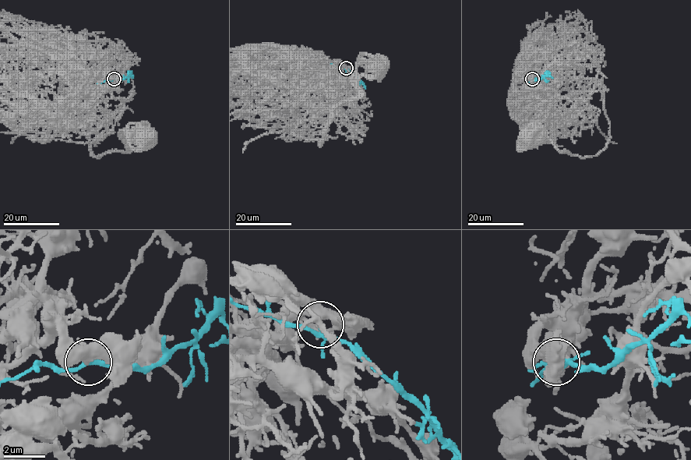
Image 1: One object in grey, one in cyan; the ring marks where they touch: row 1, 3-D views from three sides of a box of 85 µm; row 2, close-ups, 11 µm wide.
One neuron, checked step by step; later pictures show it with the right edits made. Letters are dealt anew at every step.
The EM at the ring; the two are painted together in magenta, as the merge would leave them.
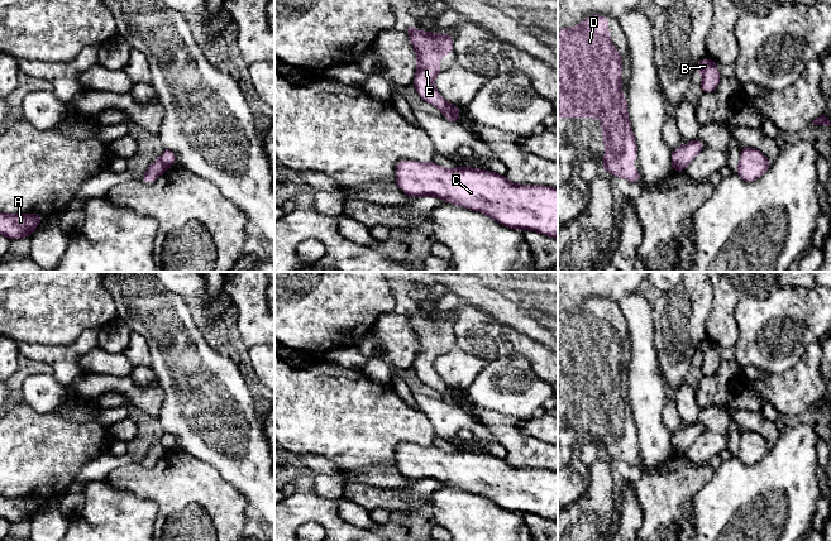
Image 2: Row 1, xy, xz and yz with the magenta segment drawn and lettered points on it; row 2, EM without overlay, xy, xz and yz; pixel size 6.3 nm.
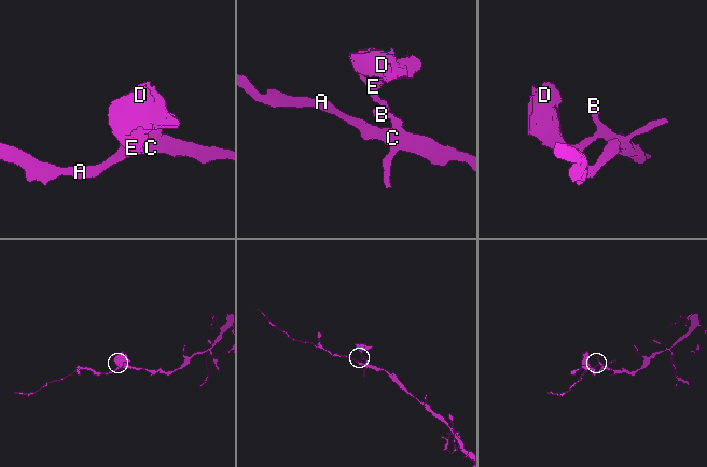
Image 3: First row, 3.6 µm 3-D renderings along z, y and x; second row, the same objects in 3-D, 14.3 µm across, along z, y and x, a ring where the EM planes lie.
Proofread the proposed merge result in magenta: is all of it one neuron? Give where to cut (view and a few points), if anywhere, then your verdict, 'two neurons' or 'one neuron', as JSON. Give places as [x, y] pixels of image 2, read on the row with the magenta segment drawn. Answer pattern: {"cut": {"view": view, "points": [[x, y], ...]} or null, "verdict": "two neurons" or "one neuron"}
{"cut": {"view": "xy", "points": [[158, 159], [167, 168]]}, "verdict": "two neurons"}

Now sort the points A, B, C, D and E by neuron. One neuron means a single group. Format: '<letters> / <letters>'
A B C / D E

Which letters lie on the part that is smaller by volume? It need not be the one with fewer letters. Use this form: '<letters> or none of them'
D, E

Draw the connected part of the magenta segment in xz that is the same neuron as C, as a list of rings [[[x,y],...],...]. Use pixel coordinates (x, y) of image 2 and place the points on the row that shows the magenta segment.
[[[398,161],[397,186],[415,198],[436,196],[486,214],[497,222],[558,239],[558,190],[515,185],[506,176],[478,168],[445,169],[434,162]]]

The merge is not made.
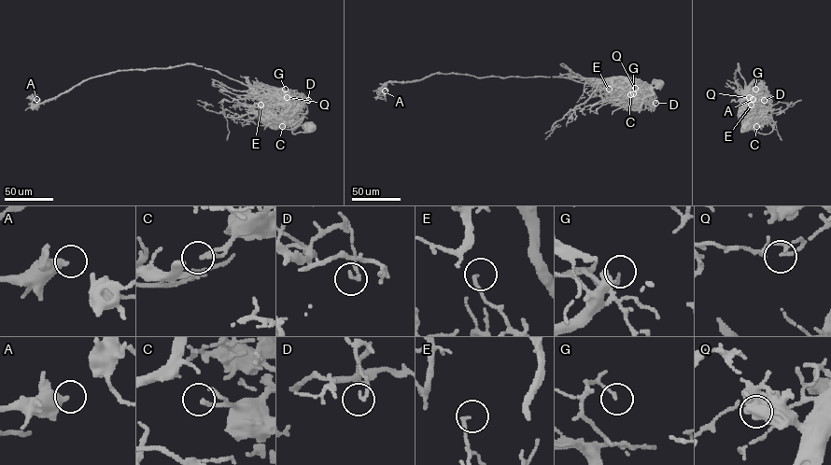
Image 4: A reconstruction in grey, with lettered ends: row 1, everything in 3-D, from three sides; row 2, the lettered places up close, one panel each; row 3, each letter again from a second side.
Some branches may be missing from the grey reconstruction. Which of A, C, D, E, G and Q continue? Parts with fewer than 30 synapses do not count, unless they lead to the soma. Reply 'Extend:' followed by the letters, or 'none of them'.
Extend: none of them

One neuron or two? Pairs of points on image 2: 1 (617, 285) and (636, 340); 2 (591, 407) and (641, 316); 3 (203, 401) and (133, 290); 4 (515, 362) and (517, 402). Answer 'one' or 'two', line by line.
1: two
2: two
3: one
4: one

